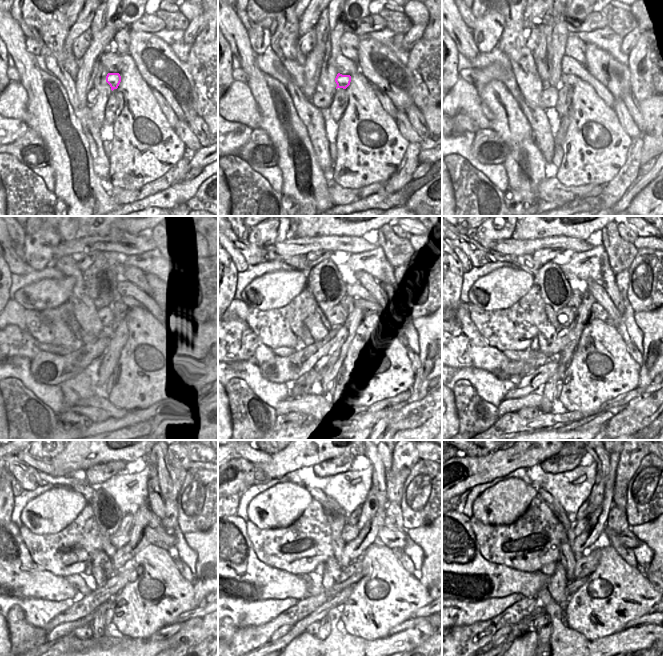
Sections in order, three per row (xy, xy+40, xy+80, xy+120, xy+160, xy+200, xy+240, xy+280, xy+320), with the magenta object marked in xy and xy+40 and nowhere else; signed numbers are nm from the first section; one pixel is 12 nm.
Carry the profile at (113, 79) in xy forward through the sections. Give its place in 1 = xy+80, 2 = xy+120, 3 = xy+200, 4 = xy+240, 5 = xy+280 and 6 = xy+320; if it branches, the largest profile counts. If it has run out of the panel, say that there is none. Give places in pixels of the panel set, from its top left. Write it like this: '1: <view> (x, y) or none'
1: xy+80 (568, 80)
2: xy+120 (129, 301)
3: xy+200 (607, 313)
4: xy+240 (159, 537)
5: xy+280 (393, 539)
6: xy+320 (628, 538)

